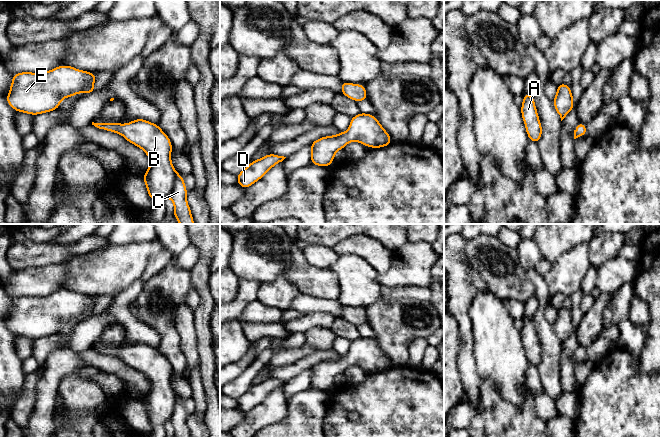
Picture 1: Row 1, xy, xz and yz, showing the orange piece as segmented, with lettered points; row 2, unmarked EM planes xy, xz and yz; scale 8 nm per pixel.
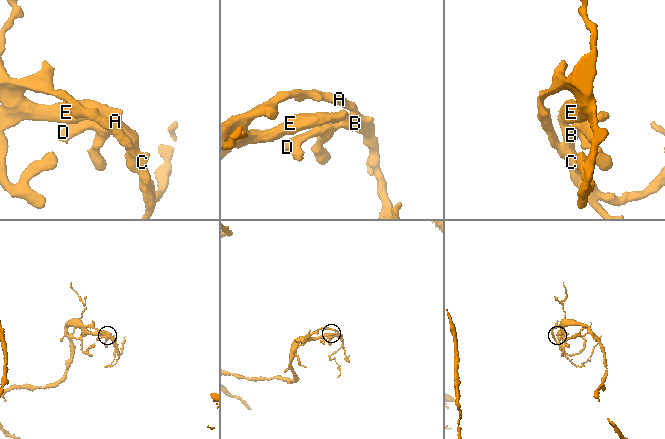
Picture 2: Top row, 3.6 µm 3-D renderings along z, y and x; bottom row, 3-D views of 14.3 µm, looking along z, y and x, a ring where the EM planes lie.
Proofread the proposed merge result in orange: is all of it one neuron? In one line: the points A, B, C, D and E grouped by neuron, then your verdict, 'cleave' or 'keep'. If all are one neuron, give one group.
A B C D E; keep

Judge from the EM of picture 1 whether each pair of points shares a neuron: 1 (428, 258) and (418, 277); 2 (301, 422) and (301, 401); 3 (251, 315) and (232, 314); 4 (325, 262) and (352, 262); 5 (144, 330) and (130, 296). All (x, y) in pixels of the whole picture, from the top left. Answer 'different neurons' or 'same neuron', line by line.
1: same neuron
2: same neuron
3: different neurons
4: different neurons
5: same neuron

